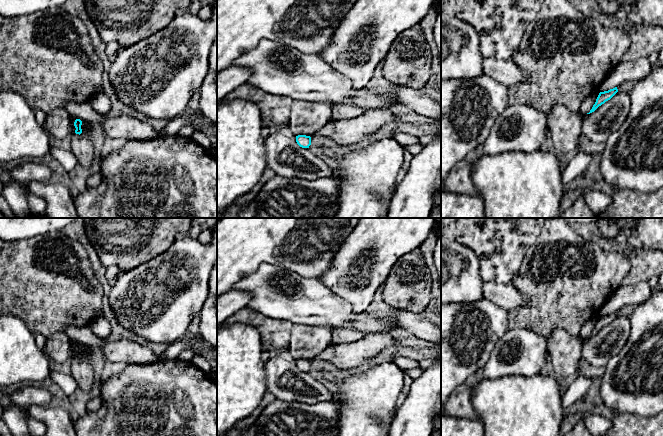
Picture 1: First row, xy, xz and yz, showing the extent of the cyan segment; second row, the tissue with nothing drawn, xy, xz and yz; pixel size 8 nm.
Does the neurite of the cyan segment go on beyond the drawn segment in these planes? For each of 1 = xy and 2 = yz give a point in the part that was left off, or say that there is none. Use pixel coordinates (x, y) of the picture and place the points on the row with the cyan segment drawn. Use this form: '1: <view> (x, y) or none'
1: none
2: none

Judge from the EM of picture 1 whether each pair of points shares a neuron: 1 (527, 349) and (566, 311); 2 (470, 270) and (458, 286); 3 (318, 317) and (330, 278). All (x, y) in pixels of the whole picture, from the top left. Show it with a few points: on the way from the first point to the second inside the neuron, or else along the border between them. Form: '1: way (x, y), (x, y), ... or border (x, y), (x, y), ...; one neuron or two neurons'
1: border (517, 329), (530, 328), (540, 334), (547, 342); two neurons
2: way (466, 274), (458, 282); one neuron
3: border (320, 279), (337, 295), (347, 300); two neurons

